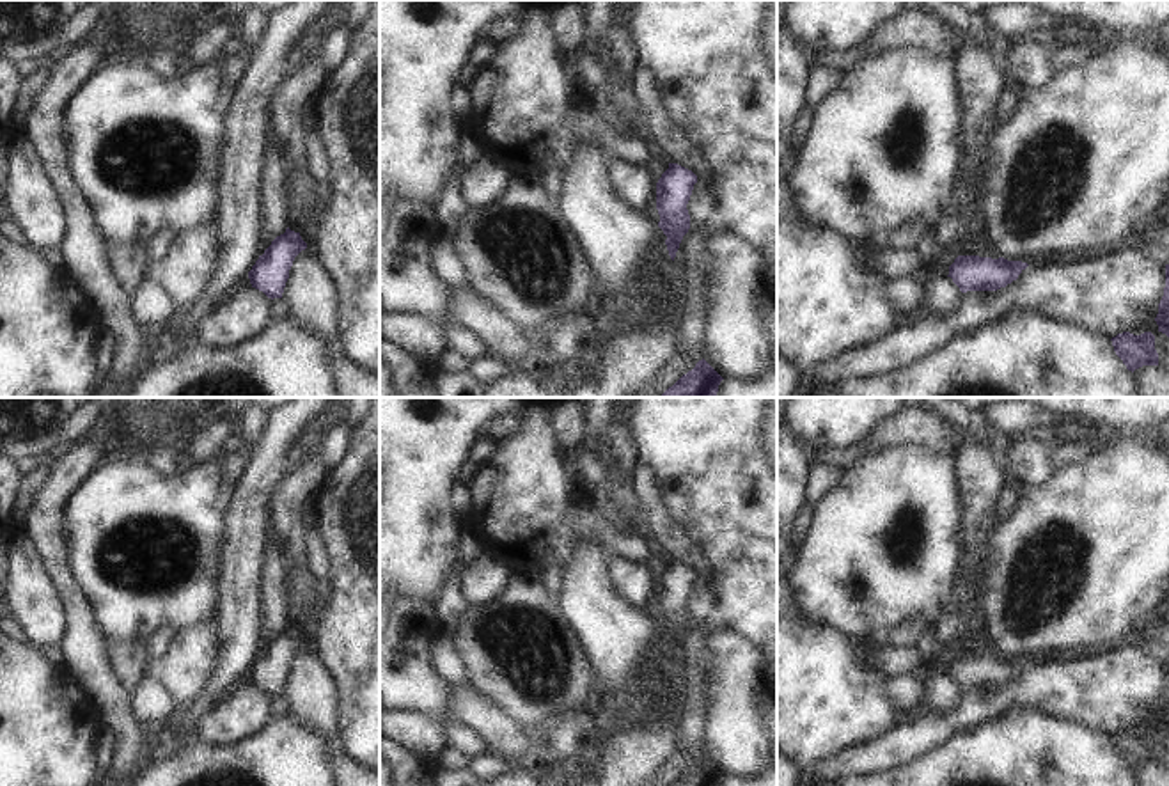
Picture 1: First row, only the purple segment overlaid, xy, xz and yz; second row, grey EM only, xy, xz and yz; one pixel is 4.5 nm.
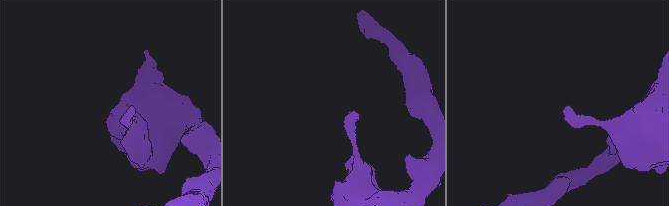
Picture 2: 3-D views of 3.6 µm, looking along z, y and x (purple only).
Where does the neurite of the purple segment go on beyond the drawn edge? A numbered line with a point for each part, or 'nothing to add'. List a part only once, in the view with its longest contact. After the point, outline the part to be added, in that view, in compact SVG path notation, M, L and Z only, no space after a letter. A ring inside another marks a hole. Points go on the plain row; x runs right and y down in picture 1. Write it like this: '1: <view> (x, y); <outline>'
nothing to add

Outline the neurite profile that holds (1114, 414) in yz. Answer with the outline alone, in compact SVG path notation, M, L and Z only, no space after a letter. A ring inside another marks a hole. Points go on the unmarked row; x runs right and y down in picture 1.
M953 397L969 410L986 412L1002 401L1027 401L1045 412L1110 433L1157 435L1169 421L1169 397Z

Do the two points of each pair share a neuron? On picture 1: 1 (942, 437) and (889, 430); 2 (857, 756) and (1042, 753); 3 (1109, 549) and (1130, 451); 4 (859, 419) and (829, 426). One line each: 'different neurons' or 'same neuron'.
1: same neuron
2: different neurons
3: same neuron
4: same neuron

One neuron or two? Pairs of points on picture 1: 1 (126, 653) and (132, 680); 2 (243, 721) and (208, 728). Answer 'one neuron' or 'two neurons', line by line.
1: one neuron
2: one neuron

